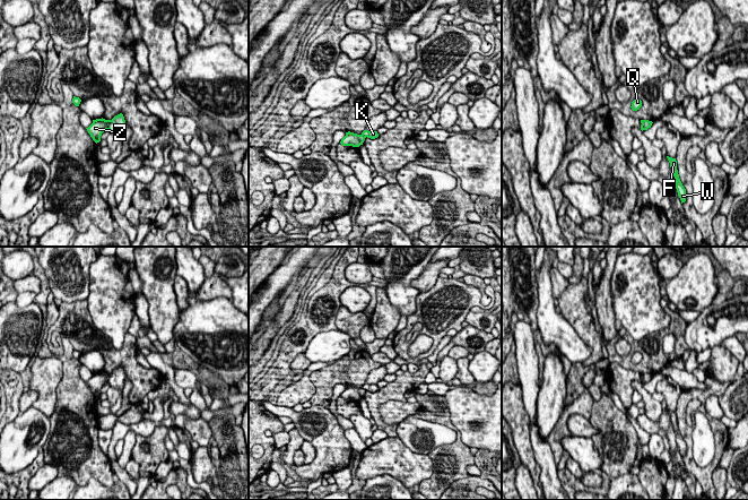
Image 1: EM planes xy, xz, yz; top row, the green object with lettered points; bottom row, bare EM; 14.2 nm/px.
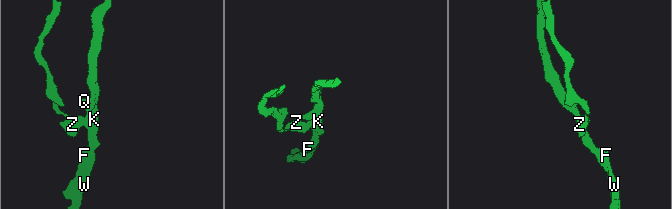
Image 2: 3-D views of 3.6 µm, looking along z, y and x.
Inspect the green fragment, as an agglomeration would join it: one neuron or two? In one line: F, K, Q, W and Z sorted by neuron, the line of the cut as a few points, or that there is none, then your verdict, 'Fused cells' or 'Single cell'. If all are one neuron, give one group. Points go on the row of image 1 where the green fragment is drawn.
Groups: F K Q W / Z. Split along xy (110, 120), (107, 129). Fused cells

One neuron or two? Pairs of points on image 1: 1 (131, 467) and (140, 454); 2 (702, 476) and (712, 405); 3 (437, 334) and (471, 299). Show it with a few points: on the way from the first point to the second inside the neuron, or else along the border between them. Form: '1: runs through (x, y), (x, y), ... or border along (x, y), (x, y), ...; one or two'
1: border along (131, 456), (139, 466), (140, 475); two
2: border along (718, 395), (710, 395), (703, 405); two
3: runs through (444, 324), (458, 310), (464, 309); one

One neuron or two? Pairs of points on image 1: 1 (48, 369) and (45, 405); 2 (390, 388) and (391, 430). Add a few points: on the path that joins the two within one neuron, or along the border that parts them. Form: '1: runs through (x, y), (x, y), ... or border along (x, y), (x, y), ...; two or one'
1: runs through (45, 378), (45, 396); one
2: runs through (379, 399), (375, 403), (375, 415), (380, 421); one

